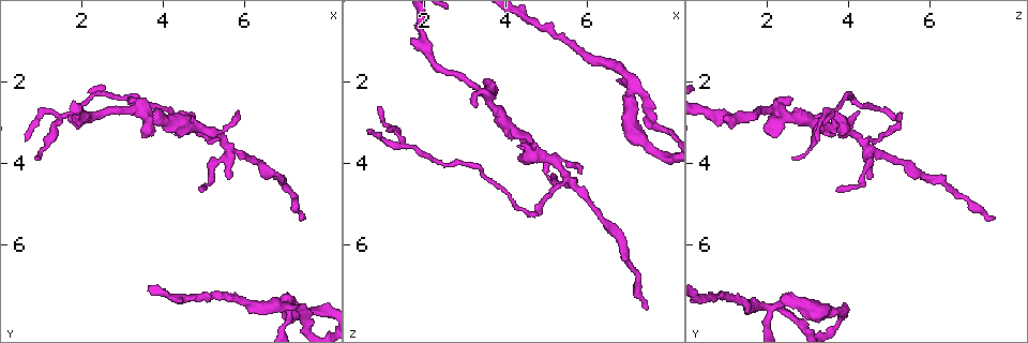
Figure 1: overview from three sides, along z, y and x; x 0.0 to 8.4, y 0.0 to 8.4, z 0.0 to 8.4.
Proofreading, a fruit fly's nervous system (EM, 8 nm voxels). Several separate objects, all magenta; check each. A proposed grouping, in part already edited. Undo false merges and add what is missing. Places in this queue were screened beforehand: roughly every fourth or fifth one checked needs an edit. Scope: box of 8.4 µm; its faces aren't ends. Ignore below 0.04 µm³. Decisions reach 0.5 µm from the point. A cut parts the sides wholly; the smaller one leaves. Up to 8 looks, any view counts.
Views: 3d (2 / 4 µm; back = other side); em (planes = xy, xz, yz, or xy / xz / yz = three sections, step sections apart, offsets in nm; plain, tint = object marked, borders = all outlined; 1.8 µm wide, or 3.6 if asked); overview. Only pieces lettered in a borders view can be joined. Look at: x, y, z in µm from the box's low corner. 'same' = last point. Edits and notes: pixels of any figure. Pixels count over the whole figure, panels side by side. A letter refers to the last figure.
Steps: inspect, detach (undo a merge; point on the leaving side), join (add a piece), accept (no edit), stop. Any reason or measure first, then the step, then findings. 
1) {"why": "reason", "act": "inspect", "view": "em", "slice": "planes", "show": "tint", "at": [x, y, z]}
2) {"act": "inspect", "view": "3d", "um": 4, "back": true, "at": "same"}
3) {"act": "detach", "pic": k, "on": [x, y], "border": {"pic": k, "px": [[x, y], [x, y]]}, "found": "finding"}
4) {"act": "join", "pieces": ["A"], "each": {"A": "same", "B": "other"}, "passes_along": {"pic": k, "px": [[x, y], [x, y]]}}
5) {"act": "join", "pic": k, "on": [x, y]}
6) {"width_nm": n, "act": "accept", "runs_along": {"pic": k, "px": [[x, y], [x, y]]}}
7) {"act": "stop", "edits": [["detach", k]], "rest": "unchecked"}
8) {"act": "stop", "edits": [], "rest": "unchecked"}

{"why": "calibre changes", "act": "inspect", "view": "em", "slice": "xy", "step": 8, "show": "tint", "at": [7.05, 7.55, 2.20]}

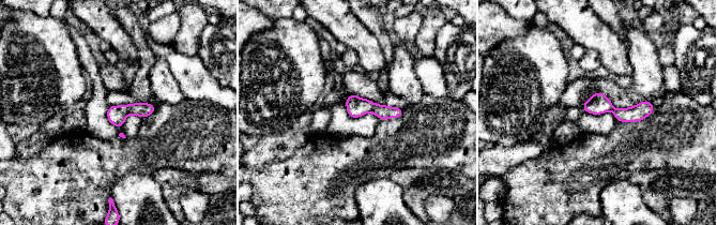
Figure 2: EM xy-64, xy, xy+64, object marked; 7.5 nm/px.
{"why": "cut it another way", "act": "inspect", "view": "em", "slice": "planes", "show": "borders", "at": "same"}

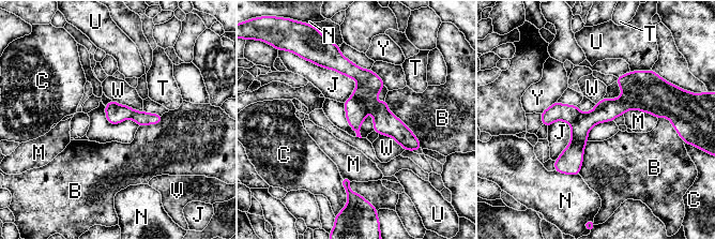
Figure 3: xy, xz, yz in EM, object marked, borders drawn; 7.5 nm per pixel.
{"act": "accept", "each": {"B": "other", "C": "other", "J": "other", "M": "other", "N": "other", "T": "other", "U": "other", "V": "other", "W": "other", "Y": "other"}, "runs_along": {"pic": 3, "px": [[659, 108], [604, 110], [557, 167]]}, "found": "all the same neuron"}

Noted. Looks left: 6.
{"why": "three arms meet", "act": "inspect", "view": "em", "slice": "xy", "step": 16, "show": "tint", "at": [5.50, 3.50, 4.40]}

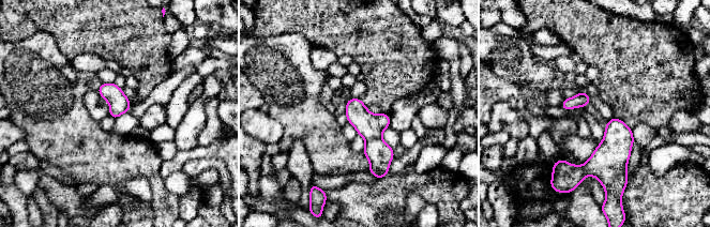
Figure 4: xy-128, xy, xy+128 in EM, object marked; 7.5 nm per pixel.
{"why": "another direction", "act": "inspect", "view": "em", "slice": "planes", "show": "borders", "at": "same"}

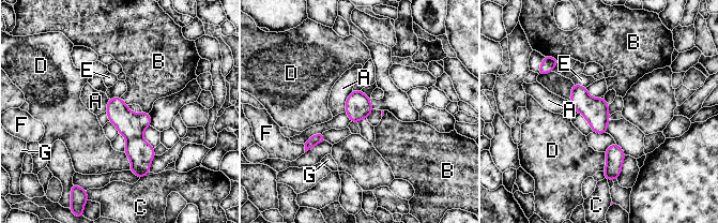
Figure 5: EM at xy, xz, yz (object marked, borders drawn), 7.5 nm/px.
{"width_nm": 190, "act": "accept", "each": {"A": "other", "B": "other", "C": "other", "D": "other", "E": "other", "F": "other", "G": "other"}, "runs_along": {"pic": 5, "px": [[113, 100], [133, 130], [142, 172]]}, "found": "continuous, no second neuron"}

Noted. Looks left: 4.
{"act": "inspect", "view": "3d", "um": 4, "at": [3.50, 3.15, 2.00]}

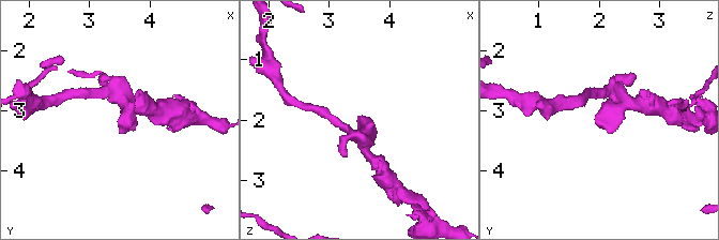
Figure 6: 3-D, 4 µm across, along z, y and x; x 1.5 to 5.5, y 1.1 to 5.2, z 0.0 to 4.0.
{"act": "inspect", "view": "em", "slice": "planes", "show": "tint", "at": [3.45, 3.20, 1.95]}

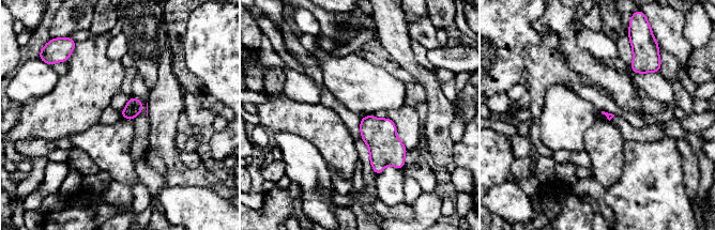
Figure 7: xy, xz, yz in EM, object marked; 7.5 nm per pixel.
{"why": "what lies round it", "act": "inspect", "view": "em", "slice": "planes", "show": "borders", "at": "same"}

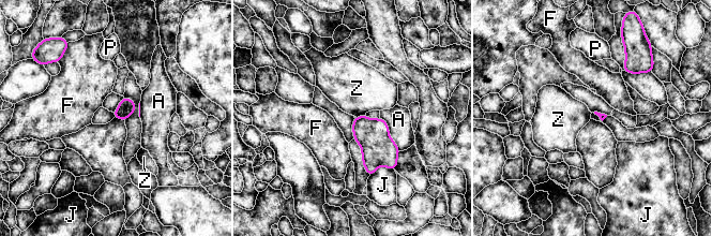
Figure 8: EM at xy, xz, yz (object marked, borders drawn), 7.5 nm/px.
{"act": "accept", "each": {"A": "other", "F": "other", "J": "other", "P": "other", "Z": "other"}, "border": {"pic": 8, "px": [[364, 114], [356, 117]]}, "found": "no lettered piece goes on from it"}

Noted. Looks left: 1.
{"act": "stop", "edits": [], "rest": "unchecked"}

